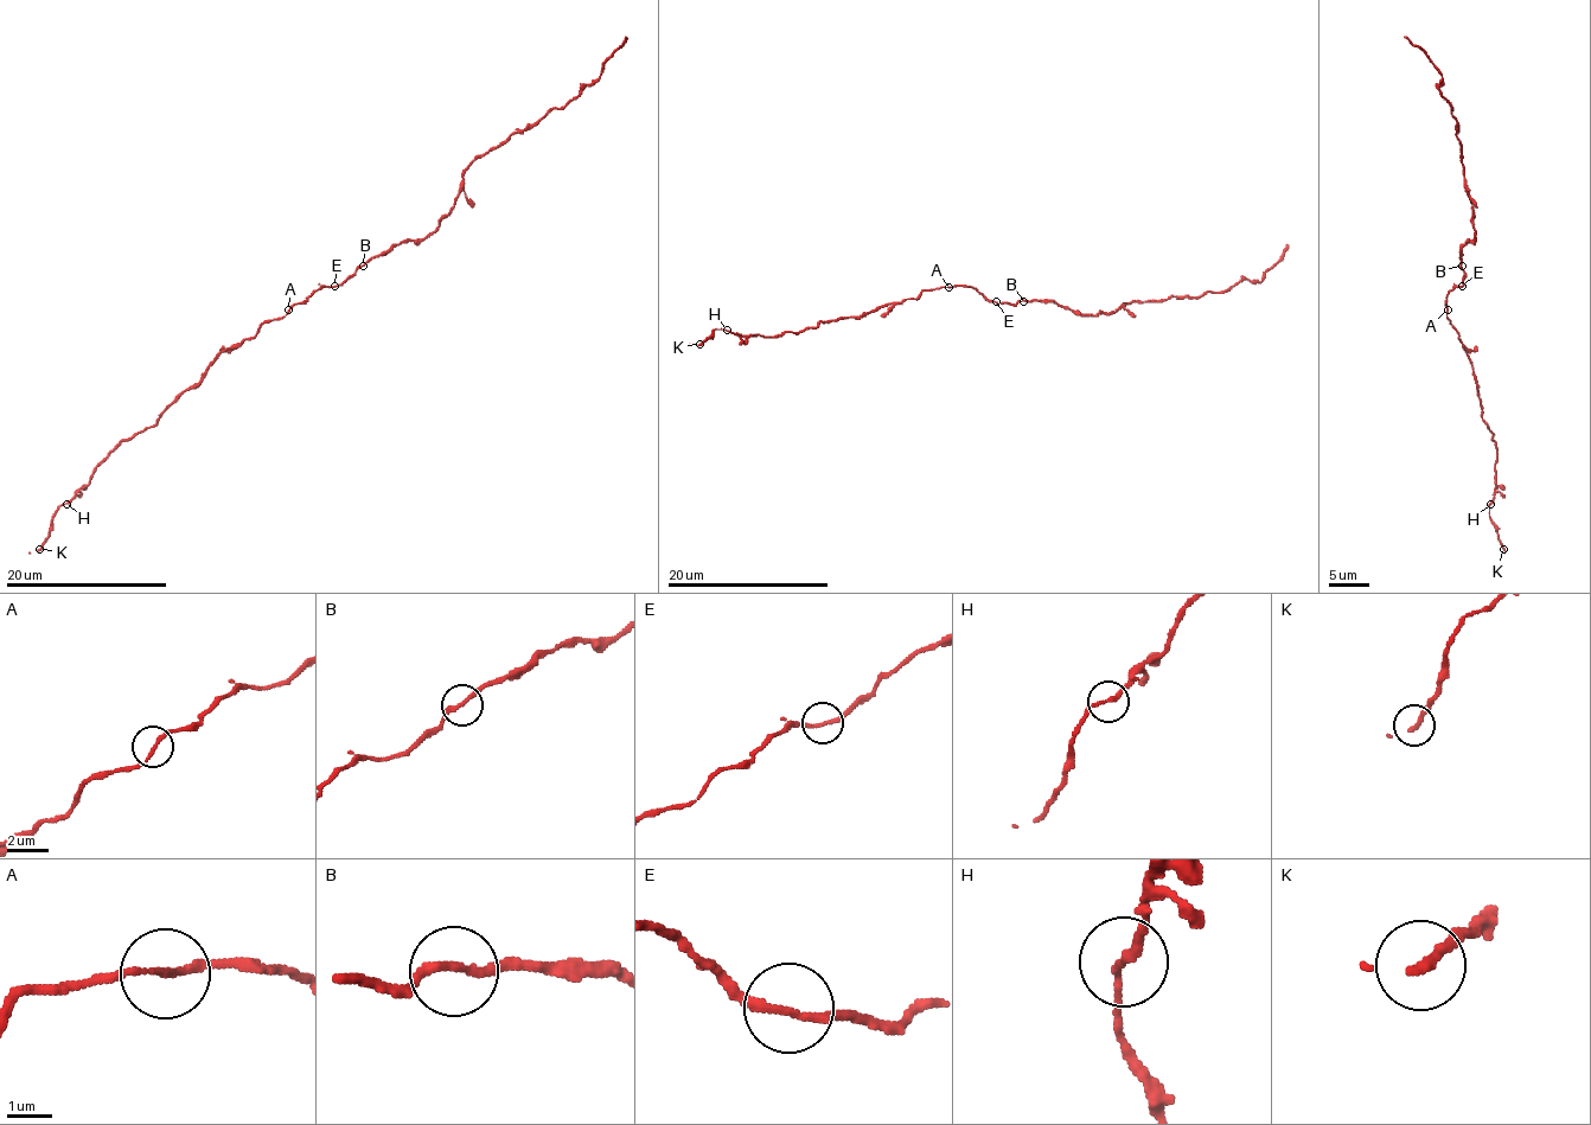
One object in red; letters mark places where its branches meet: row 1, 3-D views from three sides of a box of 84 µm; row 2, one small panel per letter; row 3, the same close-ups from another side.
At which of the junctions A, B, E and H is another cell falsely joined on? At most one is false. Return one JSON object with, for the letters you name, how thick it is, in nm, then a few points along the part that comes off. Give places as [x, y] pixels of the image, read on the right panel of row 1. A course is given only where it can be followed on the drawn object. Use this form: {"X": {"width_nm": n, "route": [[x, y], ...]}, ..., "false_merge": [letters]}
{"false_merge": []}

